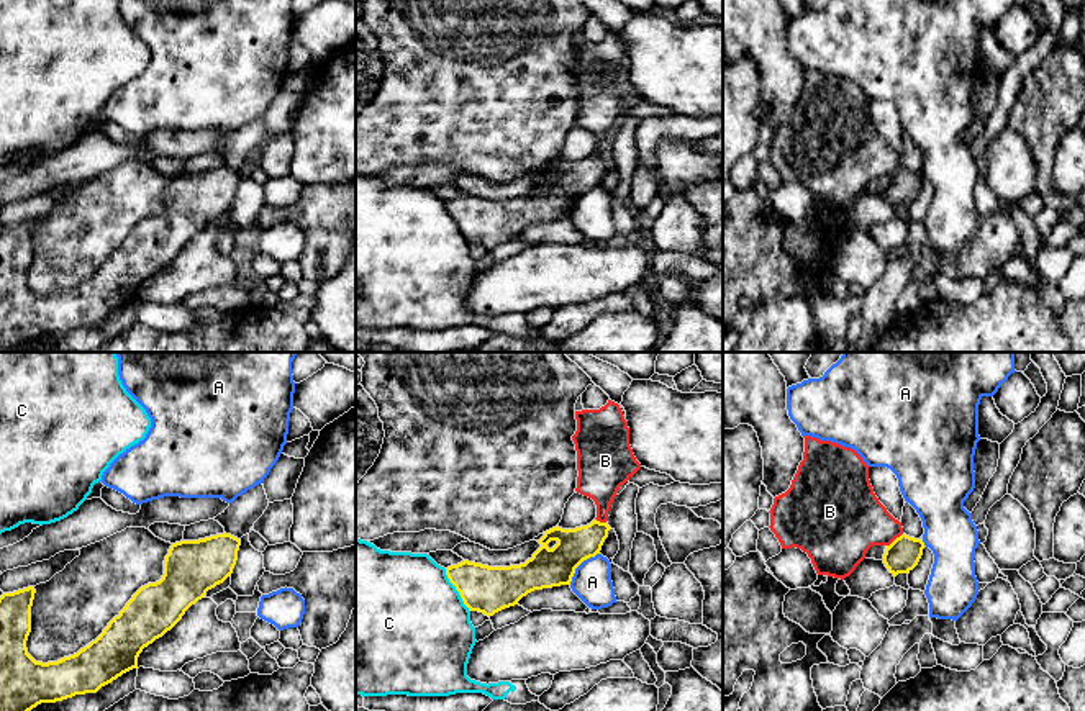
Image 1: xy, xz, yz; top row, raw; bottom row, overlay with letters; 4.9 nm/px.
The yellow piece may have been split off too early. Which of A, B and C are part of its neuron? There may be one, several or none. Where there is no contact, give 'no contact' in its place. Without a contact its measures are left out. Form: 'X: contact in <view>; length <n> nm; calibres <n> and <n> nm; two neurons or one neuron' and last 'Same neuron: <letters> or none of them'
A: contact in xz; length 220 nm; calibres 190 and 190 nm; two neurons
B: contact in yz; length 100 nm; calibres 160 and 340 nm; two neurons
C: contact in xz; length 240 nm; calibres 220 and 500 nm; two neurons
Same neuron: none of them

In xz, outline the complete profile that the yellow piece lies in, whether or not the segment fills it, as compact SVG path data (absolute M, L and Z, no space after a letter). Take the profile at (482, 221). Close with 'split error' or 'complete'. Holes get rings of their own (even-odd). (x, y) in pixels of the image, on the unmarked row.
M597 152L575 162L556 159L544 165L541 180L524 197L488 200L464 193L447 200L446 208L469 244L490 251L534 223L570 218L575 202L600 187L608 164L608 156Z; complete

